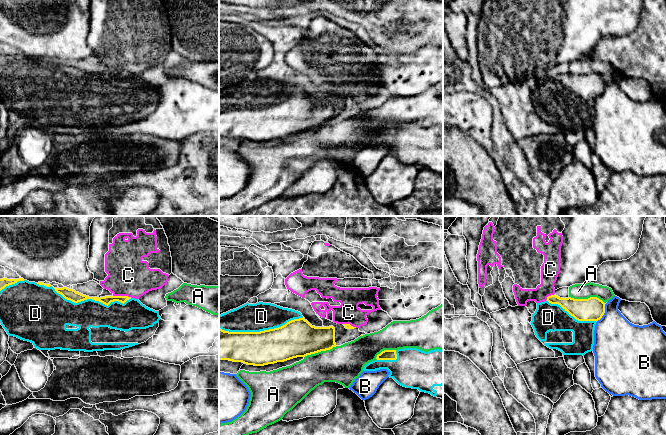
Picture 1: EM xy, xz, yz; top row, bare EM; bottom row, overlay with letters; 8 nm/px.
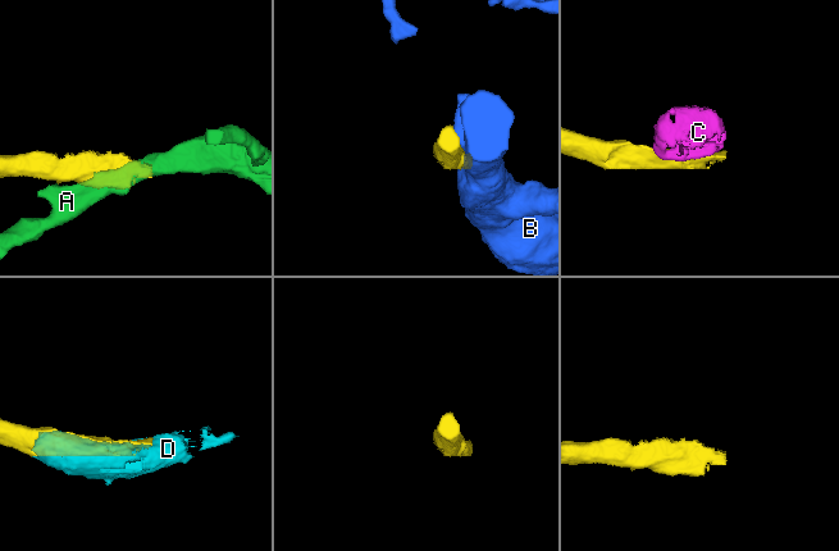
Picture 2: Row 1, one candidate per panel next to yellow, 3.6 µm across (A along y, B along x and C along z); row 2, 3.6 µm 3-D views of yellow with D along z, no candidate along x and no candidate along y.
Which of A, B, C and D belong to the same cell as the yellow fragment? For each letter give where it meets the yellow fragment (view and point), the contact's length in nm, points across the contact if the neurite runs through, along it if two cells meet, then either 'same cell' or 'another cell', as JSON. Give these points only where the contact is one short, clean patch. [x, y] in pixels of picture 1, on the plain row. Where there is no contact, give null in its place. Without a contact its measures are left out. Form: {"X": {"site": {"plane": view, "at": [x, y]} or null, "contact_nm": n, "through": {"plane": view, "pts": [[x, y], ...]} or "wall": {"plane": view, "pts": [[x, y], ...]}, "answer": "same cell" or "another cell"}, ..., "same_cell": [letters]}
{"A": {"site": {"plane": "yz", "at": [588, 74]}, "contact_nm": 300, "answer": "another cell"}, "B": {"site": {"plane": "yz", "at": [604, 88]}, "contact_nm": 170, "answer": "another cell"}, "C": {"site": {"plane": "xy", "at": [122, 72]}, "contact_nm": 150, "wall": {"plane": "xy", "pts": [[113, 71], [127, 71], [131, 73]]}, "answer": "another cell"}, "D": {"site": {"plane": "xz", "at": [261, 107]}, "contact_nm": 700, "answer": "same cell"}, "same_cell": ["D"]}

